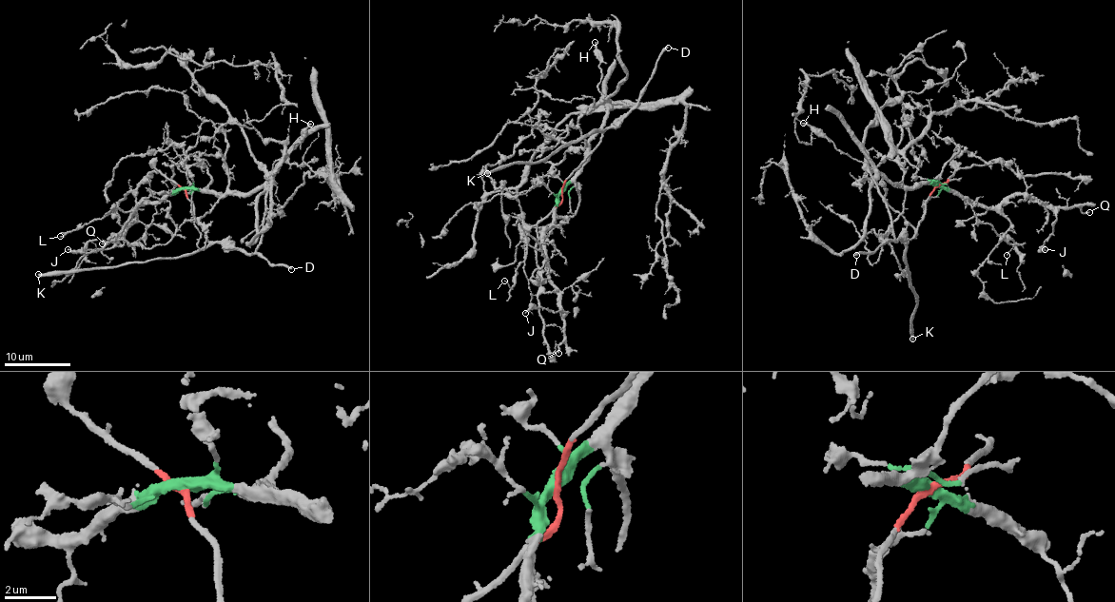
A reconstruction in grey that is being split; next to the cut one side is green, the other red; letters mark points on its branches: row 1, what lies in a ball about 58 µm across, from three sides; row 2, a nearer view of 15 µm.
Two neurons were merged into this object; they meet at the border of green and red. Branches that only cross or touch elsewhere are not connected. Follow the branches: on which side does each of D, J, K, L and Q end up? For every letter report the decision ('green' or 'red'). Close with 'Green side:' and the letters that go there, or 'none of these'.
D: red
J: green
K: red
L: green
Q: green
Green side: J, L, Q

